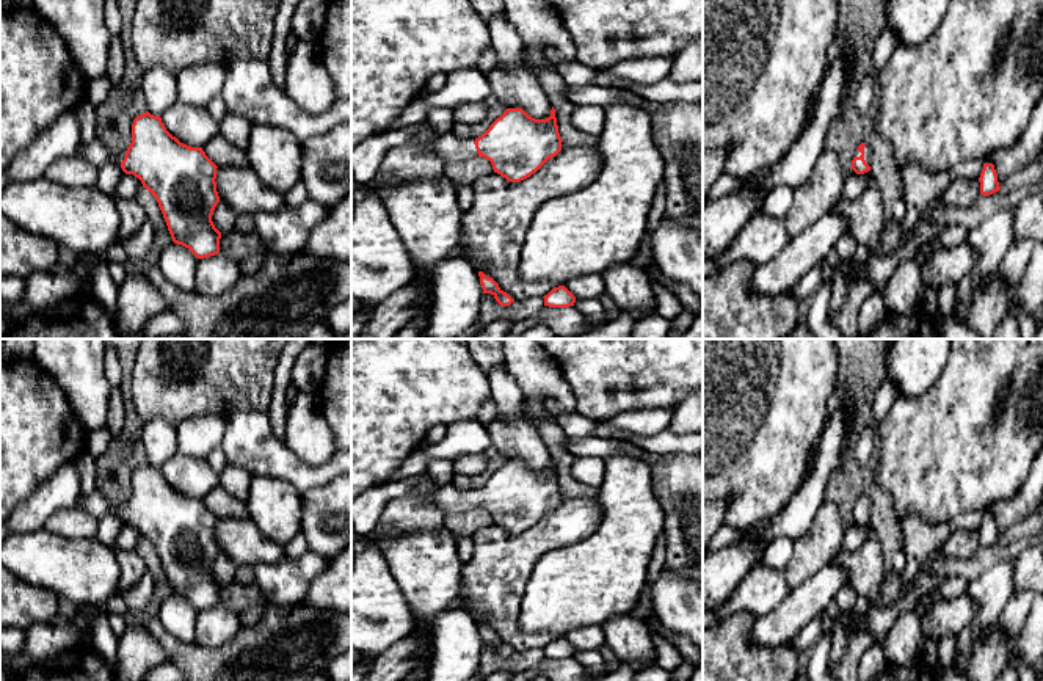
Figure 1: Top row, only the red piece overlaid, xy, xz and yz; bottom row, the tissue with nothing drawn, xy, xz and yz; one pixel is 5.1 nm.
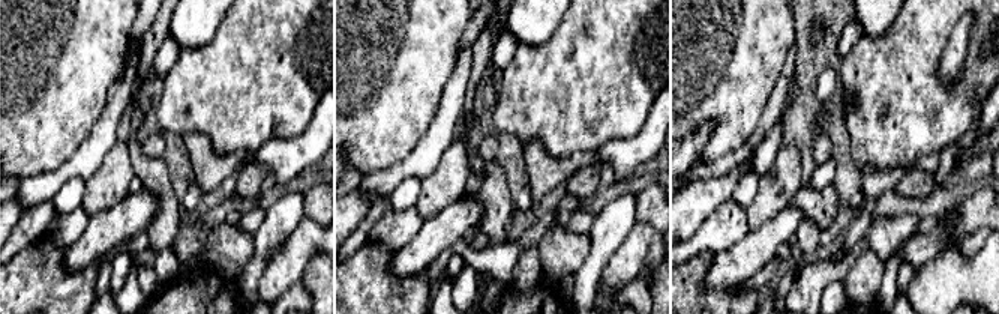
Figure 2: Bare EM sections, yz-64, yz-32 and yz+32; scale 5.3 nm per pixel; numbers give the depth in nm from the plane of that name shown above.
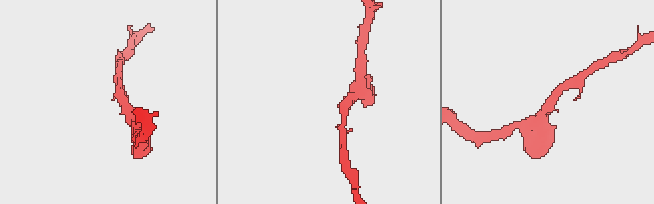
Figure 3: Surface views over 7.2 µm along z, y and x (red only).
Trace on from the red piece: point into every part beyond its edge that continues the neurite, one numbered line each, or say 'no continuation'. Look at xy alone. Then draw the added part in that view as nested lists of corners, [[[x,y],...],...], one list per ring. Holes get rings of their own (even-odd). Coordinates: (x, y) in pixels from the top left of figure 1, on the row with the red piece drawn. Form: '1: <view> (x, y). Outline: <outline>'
1: xy (96, 151). Outline: [[[96,137],[88,143],[80,141],[77,155],[100,168],[107,163],[121,165],[125,152],[113,149],[110,144],[105,144],[100,138]]]

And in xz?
1: xz (450, 148). Outline: [[[449,130],[433,141],[431,151],[438,154],[444,163],[463,162],[478,157],[474,141],[474,137],[460,138],[452,130]]]

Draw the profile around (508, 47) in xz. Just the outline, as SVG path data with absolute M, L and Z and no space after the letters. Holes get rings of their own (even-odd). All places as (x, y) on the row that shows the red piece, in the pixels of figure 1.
M505 13L494 16L488 22L488 28L499 64L511 67L524 61L524 42Z

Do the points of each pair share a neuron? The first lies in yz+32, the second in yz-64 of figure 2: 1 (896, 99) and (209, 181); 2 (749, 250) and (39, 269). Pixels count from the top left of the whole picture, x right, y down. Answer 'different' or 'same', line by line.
1: different
2: different

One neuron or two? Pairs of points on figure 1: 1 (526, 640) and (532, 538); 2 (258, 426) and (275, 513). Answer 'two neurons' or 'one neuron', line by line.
1: one neuron
2: two neurons

